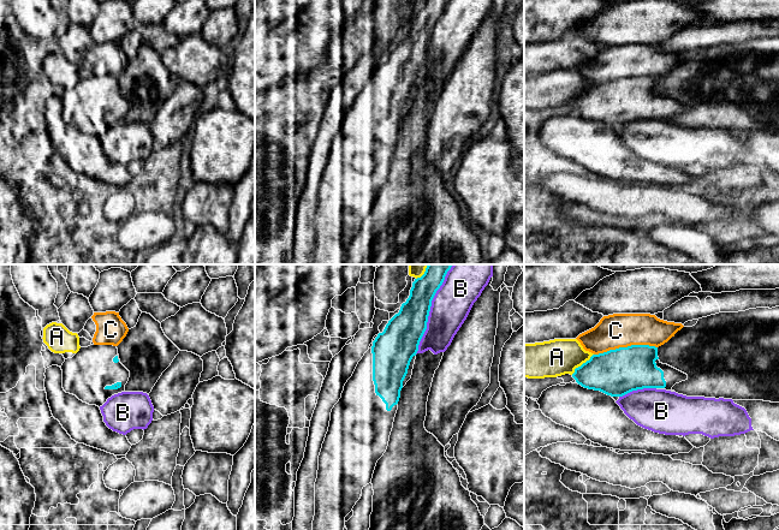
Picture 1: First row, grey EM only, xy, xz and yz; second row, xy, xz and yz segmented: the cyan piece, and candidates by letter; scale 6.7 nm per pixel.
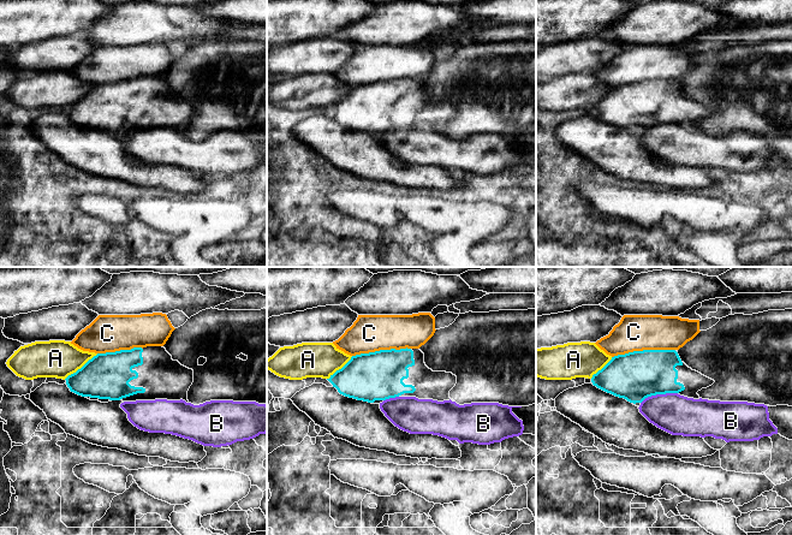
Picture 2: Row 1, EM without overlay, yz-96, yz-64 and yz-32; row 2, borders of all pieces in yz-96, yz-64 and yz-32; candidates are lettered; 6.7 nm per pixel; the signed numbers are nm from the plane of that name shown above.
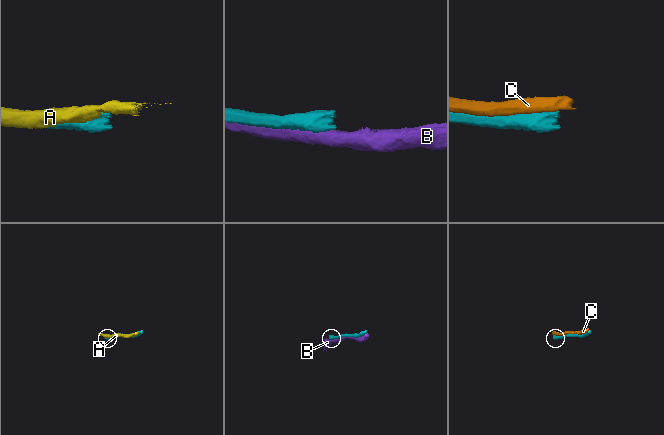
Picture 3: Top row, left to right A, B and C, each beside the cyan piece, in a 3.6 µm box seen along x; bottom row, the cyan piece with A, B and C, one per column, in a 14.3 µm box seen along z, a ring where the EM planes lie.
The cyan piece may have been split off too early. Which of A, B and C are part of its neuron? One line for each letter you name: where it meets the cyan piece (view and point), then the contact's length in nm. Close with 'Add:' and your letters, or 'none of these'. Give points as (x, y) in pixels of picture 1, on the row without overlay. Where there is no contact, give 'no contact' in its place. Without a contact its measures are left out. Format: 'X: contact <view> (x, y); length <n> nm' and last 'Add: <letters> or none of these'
Add: none of these

